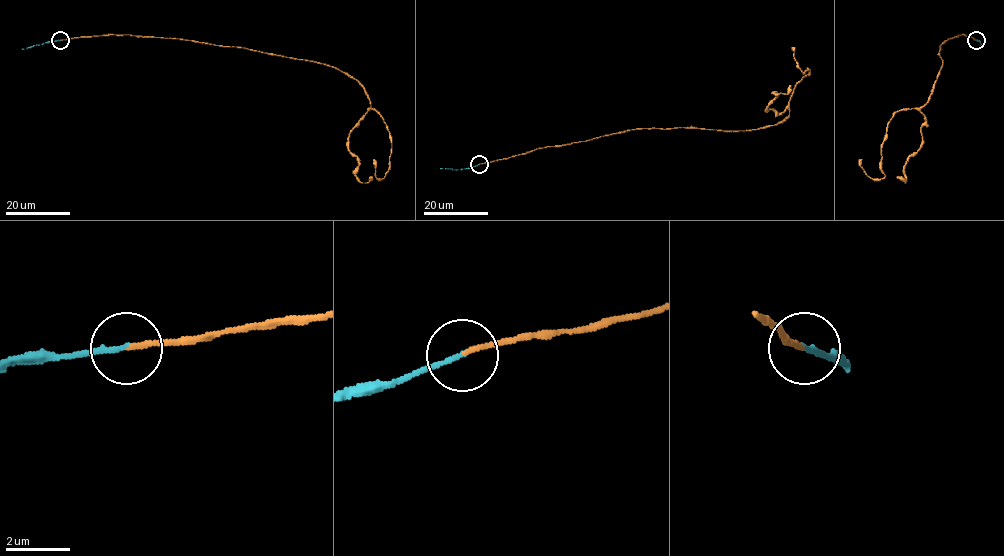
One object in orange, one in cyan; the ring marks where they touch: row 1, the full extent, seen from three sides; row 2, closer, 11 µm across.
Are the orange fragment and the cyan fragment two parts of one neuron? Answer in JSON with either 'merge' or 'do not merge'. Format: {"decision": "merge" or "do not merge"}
{"decision": "merge"}

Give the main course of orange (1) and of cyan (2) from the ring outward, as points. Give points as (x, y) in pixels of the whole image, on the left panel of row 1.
1: (60, 40), (171, 38), (328, 65), (361, 85), (386, 124), (392, 148), (382, 179), (374, 159)
2: (60, 40), (21, 49)

